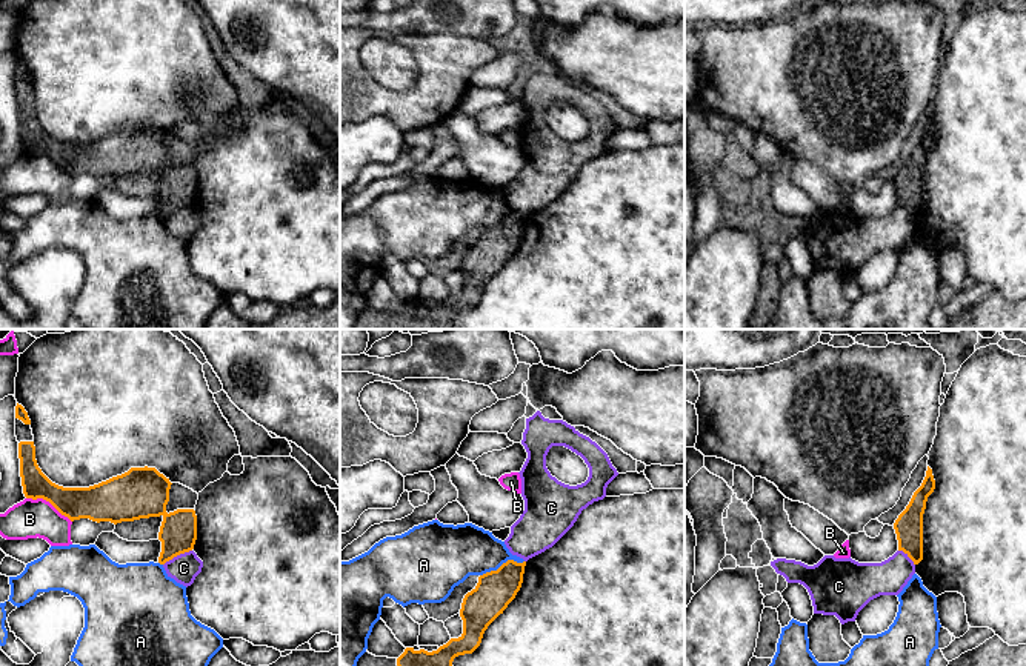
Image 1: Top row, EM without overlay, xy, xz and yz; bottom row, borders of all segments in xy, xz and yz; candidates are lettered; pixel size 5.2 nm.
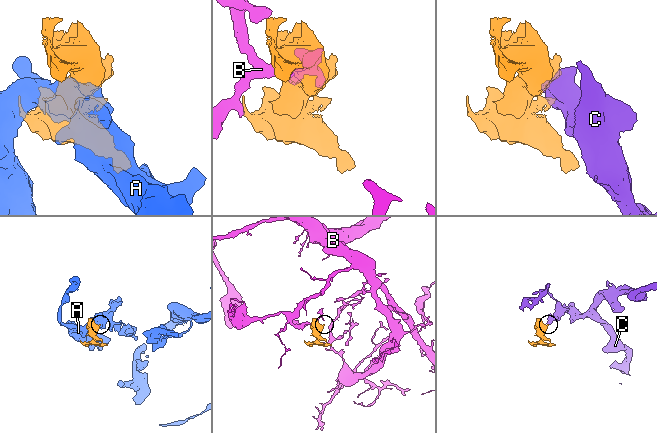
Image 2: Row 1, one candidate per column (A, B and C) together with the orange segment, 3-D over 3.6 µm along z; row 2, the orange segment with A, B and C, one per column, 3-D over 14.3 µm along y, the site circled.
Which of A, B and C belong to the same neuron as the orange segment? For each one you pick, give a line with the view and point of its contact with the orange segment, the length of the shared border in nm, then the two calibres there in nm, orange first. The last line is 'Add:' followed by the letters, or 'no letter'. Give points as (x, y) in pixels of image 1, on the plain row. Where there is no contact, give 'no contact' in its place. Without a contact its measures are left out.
Add: no letter

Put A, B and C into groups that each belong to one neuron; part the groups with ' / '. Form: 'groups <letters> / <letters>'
groups A / B / C

